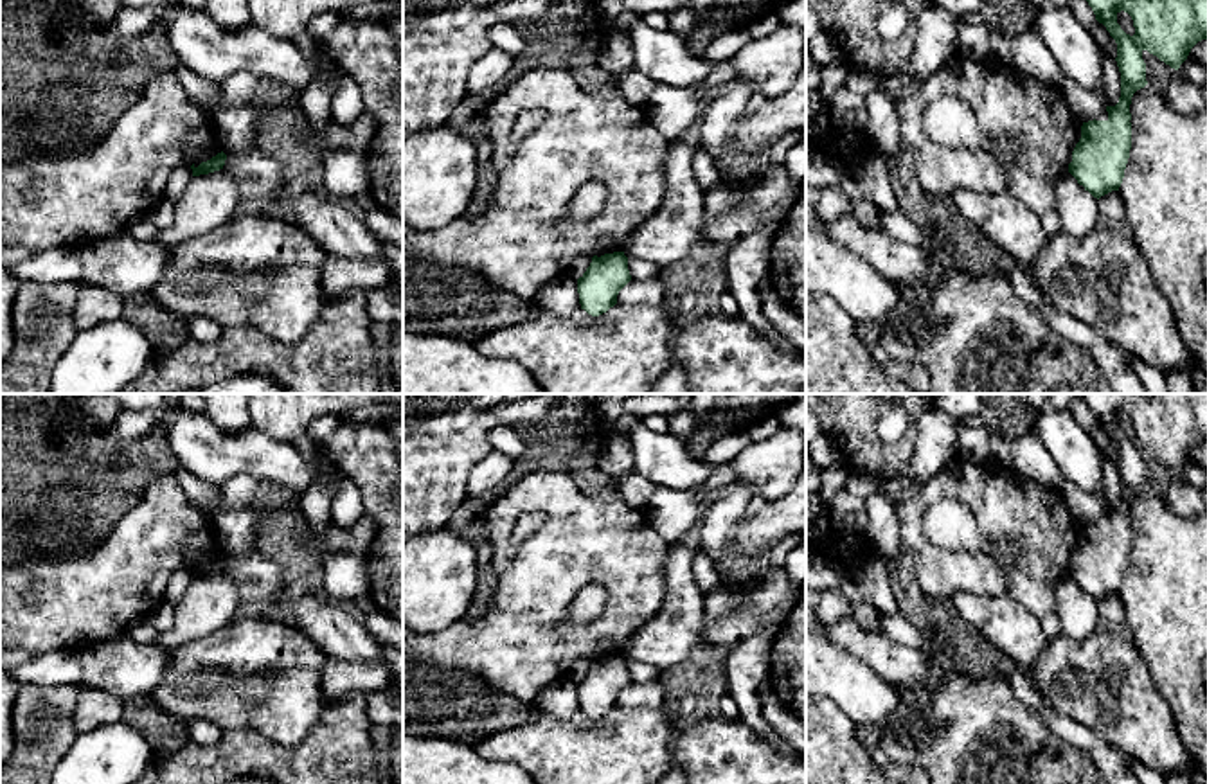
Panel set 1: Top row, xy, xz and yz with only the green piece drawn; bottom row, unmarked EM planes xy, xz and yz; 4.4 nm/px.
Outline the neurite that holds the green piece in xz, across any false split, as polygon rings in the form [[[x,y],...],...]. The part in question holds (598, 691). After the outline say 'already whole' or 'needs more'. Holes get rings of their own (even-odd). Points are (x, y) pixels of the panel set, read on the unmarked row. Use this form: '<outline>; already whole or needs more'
[[[624,655],[594,658],[586,674],[577,682],[581,712],[592,719],[617,707],[619,694],[631,683]]]; already whole

